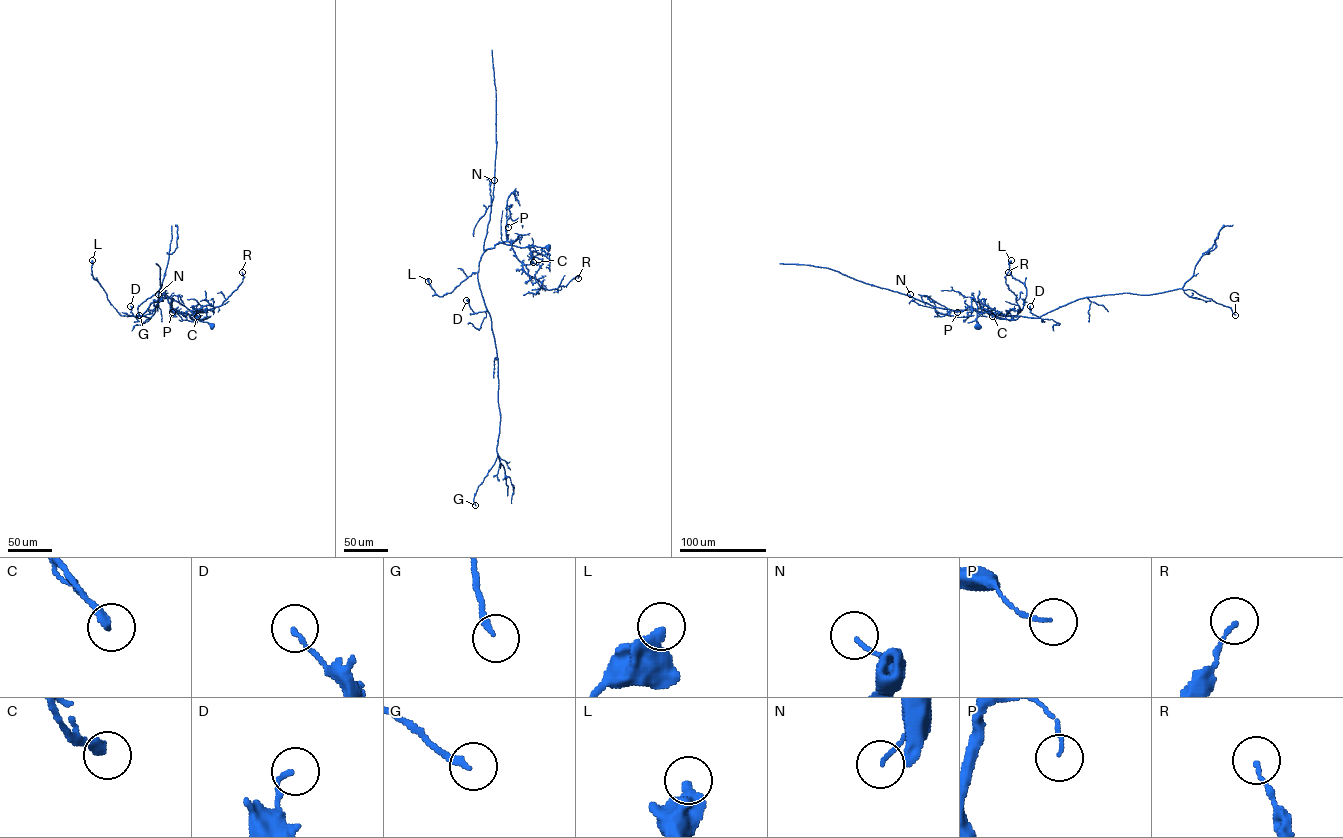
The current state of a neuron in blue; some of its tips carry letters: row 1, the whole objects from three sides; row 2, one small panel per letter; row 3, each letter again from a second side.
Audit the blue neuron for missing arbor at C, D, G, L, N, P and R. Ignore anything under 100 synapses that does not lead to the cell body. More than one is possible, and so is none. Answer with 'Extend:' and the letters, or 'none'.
Extend: none

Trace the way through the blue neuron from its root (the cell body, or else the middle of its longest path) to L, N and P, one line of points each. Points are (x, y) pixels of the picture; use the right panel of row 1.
L: (978, 325), (972, 298), (985, 311), (1004, 316), (1015, 316), (1023, 307), (1026, 289), (1011, 274), (1011, 260)
N: (978, 325), (977, 306), (973, 298), (981, 308), (953, 310), (934, 307), (910, 294)
P: (978, 325), (974, 298), (970, 306), (957, 312)

